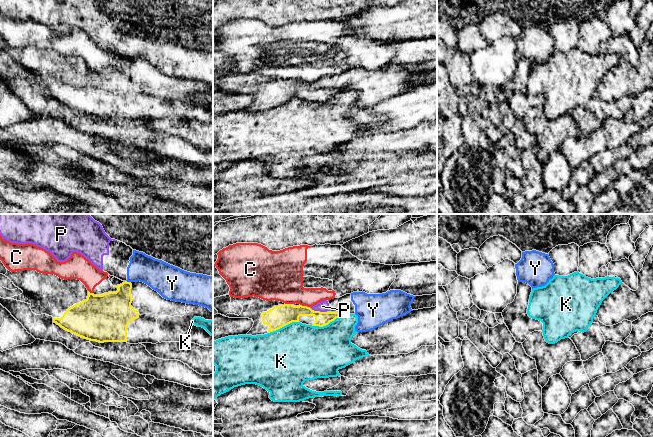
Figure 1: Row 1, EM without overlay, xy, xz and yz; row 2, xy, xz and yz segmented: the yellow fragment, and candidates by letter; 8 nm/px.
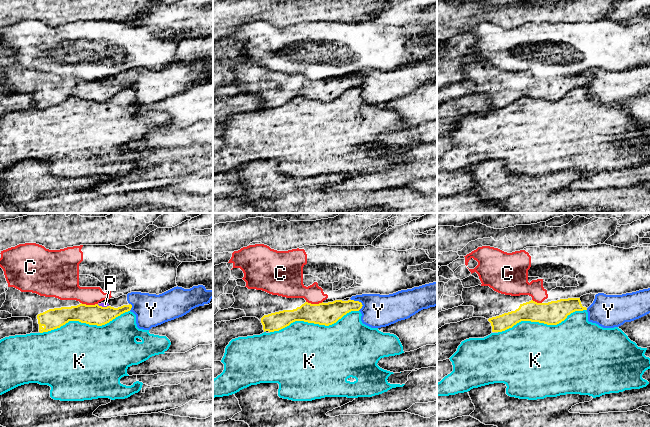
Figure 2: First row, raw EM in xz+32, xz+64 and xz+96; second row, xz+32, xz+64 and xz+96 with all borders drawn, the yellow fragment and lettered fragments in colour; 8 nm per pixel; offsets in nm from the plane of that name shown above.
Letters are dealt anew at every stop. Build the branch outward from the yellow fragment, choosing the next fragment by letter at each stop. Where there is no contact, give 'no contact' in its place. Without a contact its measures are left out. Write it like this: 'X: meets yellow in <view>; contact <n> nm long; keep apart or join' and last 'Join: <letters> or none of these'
C: meets yellow in xz; contact 80 nm long; keep apart
K: meets yellow in xz; contact 280 nm long; keep apart
P: meets yellow in xz; contact 150 nm long; keep apart
Y: meets yellow in xy; contact 40 nm long; keep apart
Join: none of these

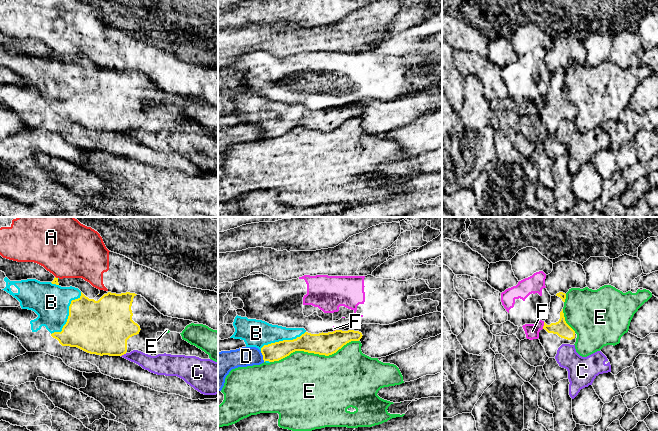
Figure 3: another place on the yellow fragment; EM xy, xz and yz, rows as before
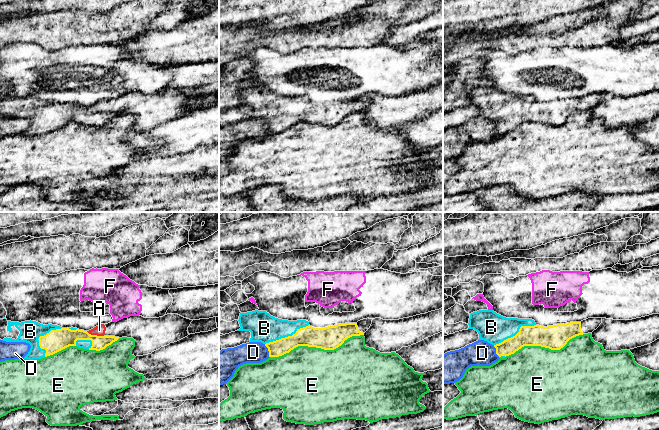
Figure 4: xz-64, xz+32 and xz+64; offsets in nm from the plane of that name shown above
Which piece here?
A: meets yellow in xy; contact 30 nm long; keep apart
B: meets yellow in xy; contact 420 nm long; join
C: meets yellow in xy; contact 50 nm long; keep apart
D: meets yellow in xz; contact 90 nm long; keep apart
E: meets yellow in xz; contact 750 nm long; keep apart
F: meets yellow in yz; contact 60 nm long; keep apart
Join: B

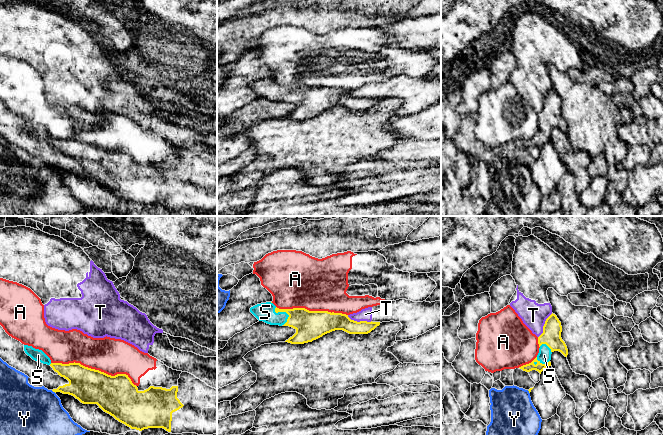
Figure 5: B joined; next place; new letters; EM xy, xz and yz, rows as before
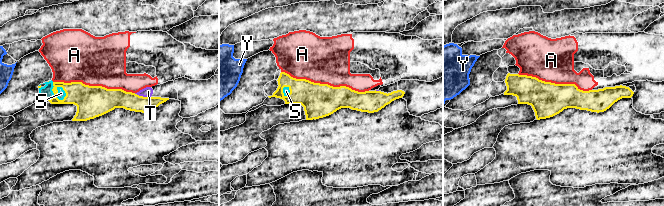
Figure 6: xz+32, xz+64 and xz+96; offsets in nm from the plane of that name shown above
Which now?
A: meets yellow in xy; contact 700 nm long; keep apart
S: meets yellow in xz; contact 170 nm long; join
T: meets yellow in xz; contact 200 nm long; keep apart
Y: meets yellow in xy; contact 50 nm long; keep apart
Join: S

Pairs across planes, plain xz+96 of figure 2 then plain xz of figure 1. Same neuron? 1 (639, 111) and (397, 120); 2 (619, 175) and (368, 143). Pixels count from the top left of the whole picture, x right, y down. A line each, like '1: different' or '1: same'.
1: same
2: different

